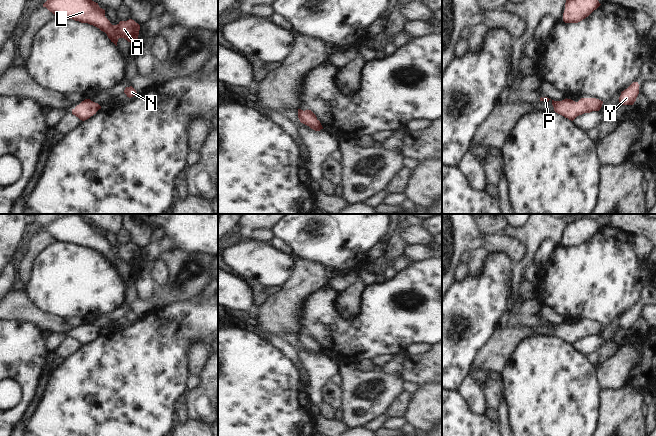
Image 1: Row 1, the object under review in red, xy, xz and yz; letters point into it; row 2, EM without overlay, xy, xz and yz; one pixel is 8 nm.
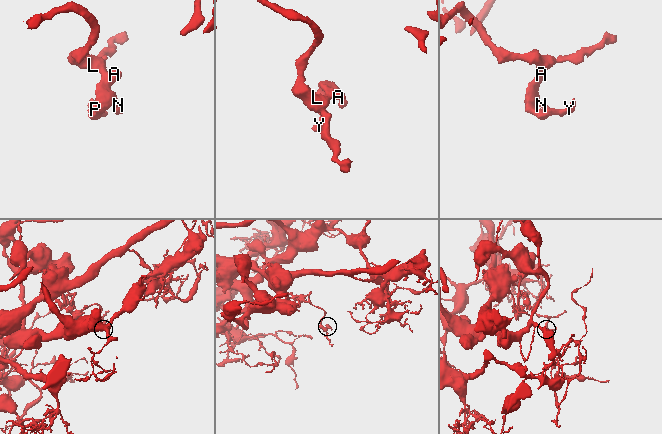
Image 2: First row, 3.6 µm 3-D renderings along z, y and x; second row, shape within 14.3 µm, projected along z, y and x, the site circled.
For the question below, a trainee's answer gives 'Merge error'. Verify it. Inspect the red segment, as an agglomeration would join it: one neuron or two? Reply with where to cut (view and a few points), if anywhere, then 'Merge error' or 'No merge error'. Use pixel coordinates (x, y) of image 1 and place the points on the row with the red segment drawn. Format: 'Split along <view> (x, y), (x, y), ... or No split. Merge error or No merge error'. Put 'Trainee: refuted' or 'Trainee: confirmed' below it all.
No split. No merge error.
Trainee: refuted

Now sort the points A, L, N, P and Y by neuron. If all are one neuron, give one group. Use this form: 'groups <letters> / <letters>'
groups A L N P Y

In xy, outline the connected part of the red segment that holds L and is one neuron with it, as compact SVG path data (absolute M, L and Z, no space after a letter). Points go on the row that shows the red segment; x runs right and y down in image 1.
M47 0L43 7L57 19L73 19L99 28L116 46L119 38L134 44L137 42L140 30L138 23L129 19L112 25L105 17L105 10L92 0Z

